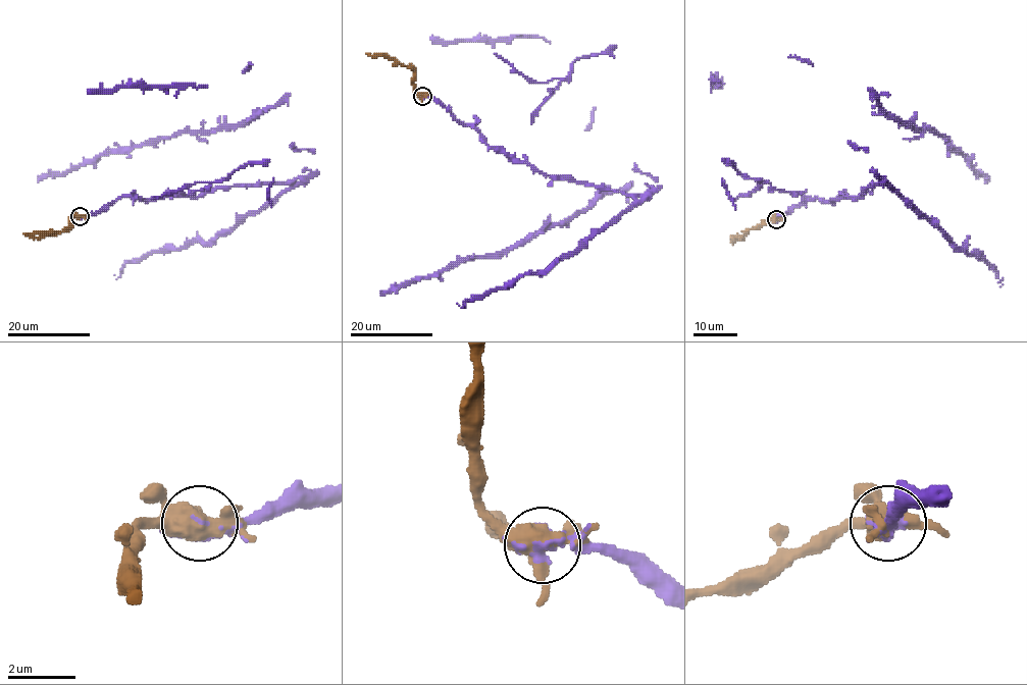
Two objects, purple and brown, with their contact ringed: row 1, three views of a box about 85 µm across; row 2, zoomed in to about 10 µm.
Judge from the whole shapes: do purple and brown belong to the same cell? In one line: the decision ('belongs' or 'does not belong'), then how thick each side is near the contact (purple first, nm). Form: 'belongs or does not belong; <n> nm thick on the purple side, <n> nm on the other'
belongs; 100 nm thick on the purple side, 500 nm on the other

